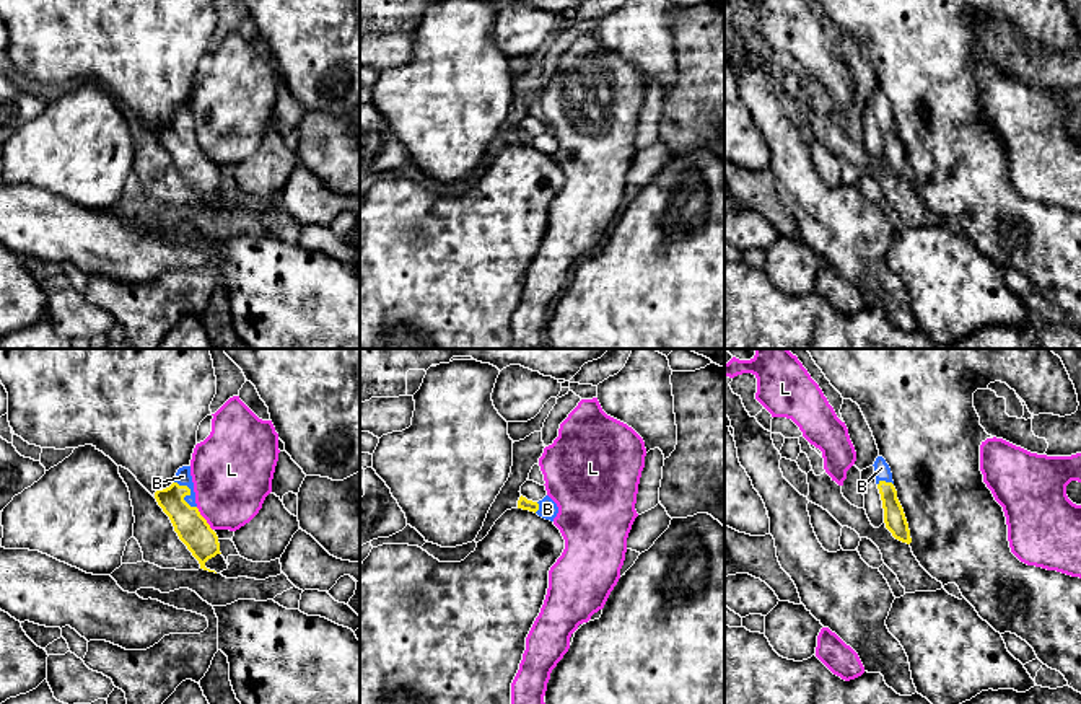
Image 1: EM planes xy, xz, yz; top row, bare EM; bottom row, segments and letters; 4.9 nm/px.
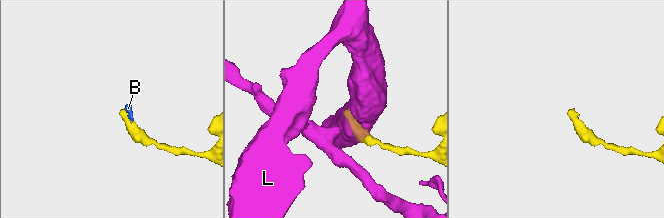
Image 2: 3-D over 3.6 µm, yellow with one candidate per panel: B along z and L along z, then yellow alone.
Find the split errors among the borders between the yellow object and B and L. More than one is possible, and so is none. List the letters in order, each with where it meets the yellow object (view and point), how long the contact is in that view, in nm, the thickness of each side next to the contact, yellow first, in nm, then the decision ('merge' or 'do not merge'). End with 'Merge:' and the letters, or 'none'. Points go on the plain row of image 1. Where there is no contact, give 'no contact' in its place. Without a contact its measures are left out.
B: xy (189, 127) | 170 nm | 160/80 nm | merge
L: xy (204, 154) | 150 nm | 160/380 nm | do not merge
Merge: B

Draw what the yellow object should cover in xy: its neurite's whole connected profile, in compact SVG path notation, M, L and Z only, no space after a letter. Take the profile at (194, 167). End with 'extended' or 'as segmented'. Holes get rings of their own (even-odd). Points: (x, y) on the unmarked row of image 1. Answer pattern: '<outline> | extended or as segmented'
M190 101L179 103L174 117L166 124L158 124L155 134L169 152L179 174L199 196L200 204L215 207L207 204L205 197L221 189L220 178L217 168L197 143Z | extended

